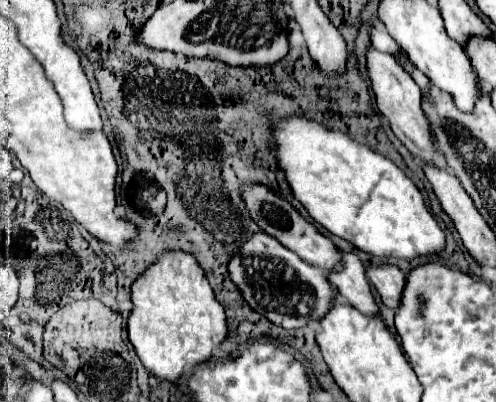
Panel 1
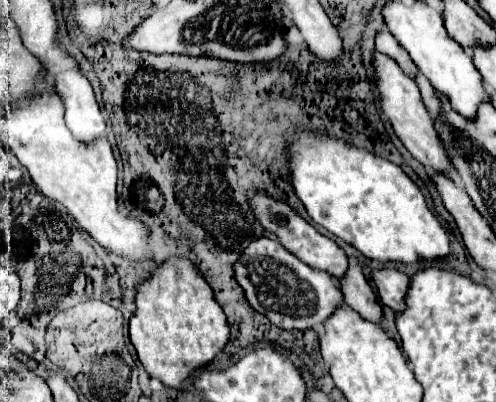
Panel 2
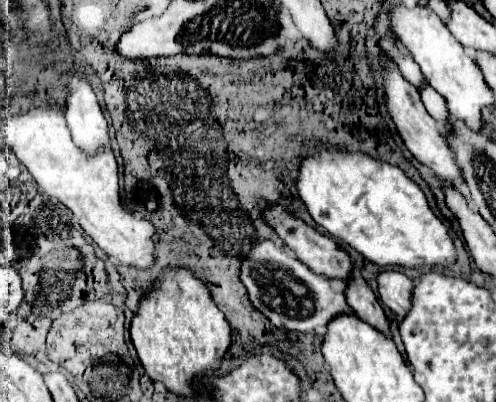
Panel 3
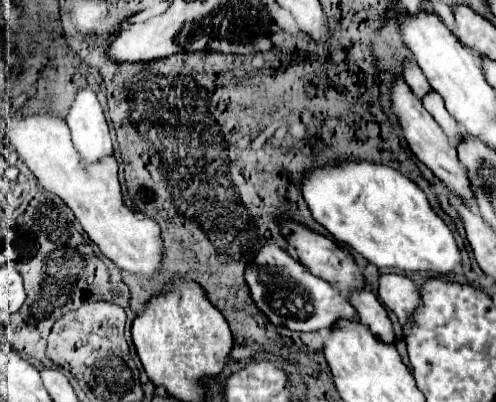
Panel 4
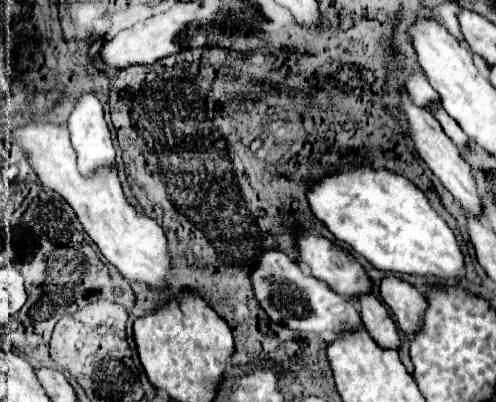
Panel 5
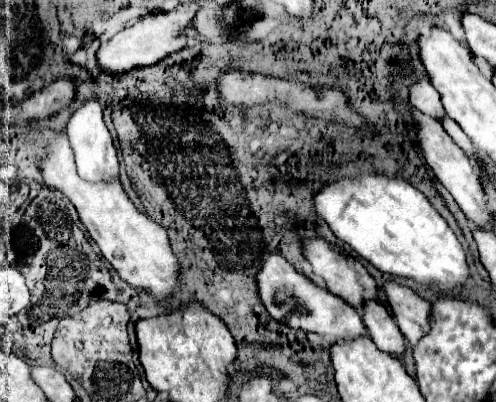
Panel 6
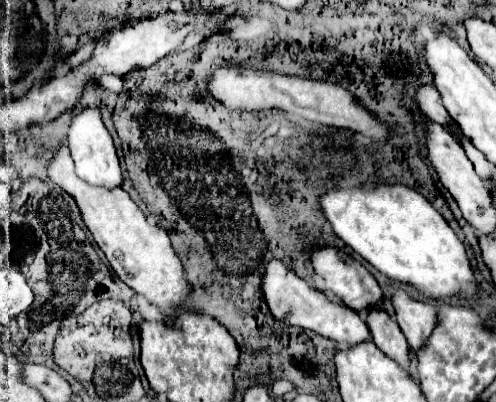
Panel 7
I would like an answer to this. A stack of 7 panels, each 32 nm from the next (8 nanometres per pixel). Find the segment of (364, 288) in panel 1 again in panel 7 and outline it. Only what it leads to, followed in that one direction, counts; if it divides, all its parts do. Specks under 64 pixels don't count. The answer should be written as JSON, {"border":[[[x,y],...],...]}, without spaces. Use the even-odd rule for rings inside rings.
{"border":[[[372,310],[366,314],[366,322],[372,332],[372,340],[376,346],[394,362],[400,364],[400,368],[412,378],[410,374],[410,348],[404,340],[404,334],[398,326],[398,322],[390,320],[384,310]]]}

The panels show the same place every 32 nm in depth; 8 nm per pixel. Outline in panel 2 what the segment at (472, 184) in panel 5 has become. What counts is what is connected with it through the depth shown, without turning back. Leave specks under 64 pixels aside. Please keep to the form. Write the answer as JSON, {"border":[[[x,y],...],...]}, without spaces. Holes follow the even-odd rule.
{"border":[[[376,52],[374,54],[374,70],[378,76],[378,90],[380,90],[380,100],[382,100],[382,110],[388,116],[388,120],[392,122],[392,128],[396,132],[396,136],[402,140],[402,144],[406,146],[406,150],[418,160],[422,162],[426,168],[432,168],[438,174],[456,178],[456,168],[450,162],[450,156],[438,136],[438,130],[434,126],[434,120],[430,118],[430,114],[426,112],[422,98],[420,98],[420,90],[416,86],[416,82],[412,82],[402,70],[400,66],[386,54]]]}

